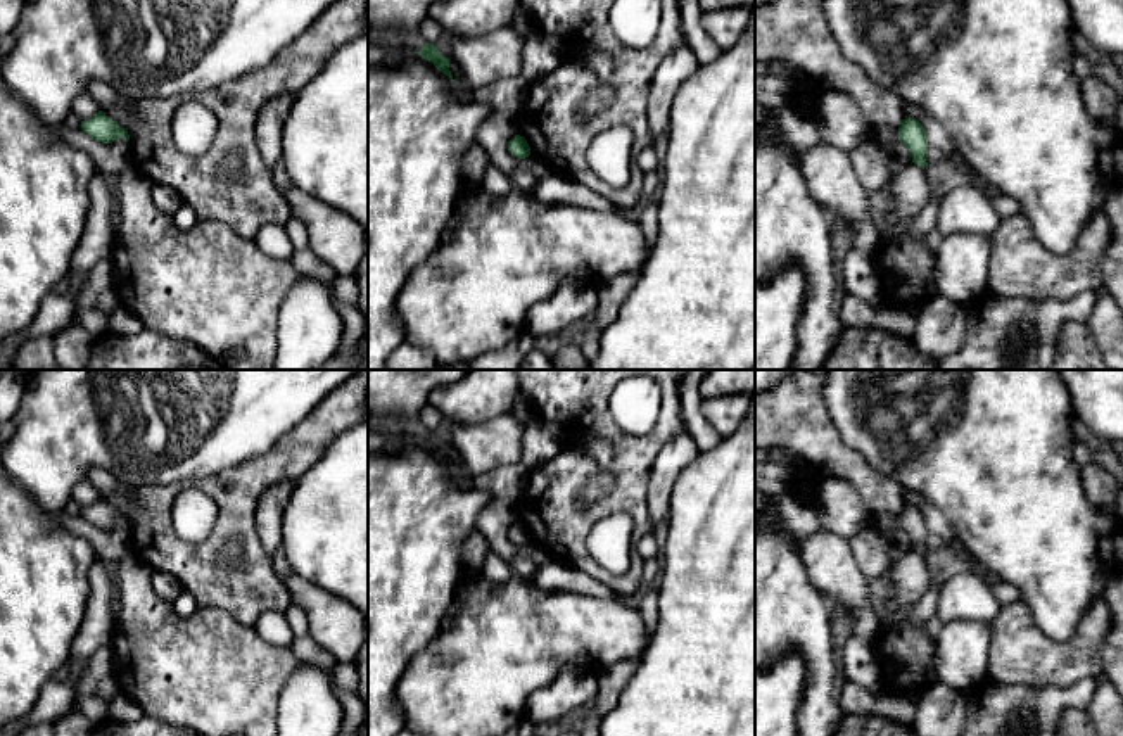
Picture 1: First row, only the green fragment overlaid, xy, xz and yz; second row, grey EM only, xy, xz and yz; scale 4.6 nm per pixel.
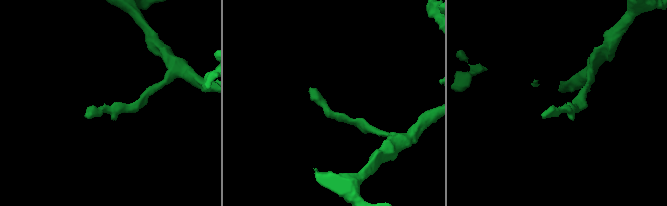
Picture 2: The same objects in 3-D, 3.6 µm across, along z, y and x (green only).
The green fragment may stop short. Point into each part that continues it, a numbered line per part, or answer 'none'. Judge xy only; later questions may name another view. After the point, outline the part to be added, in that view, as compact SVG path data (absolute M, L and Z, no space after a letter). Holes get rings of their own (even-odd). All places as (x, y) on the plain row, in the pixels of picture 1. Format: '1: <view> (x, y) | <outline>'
none

